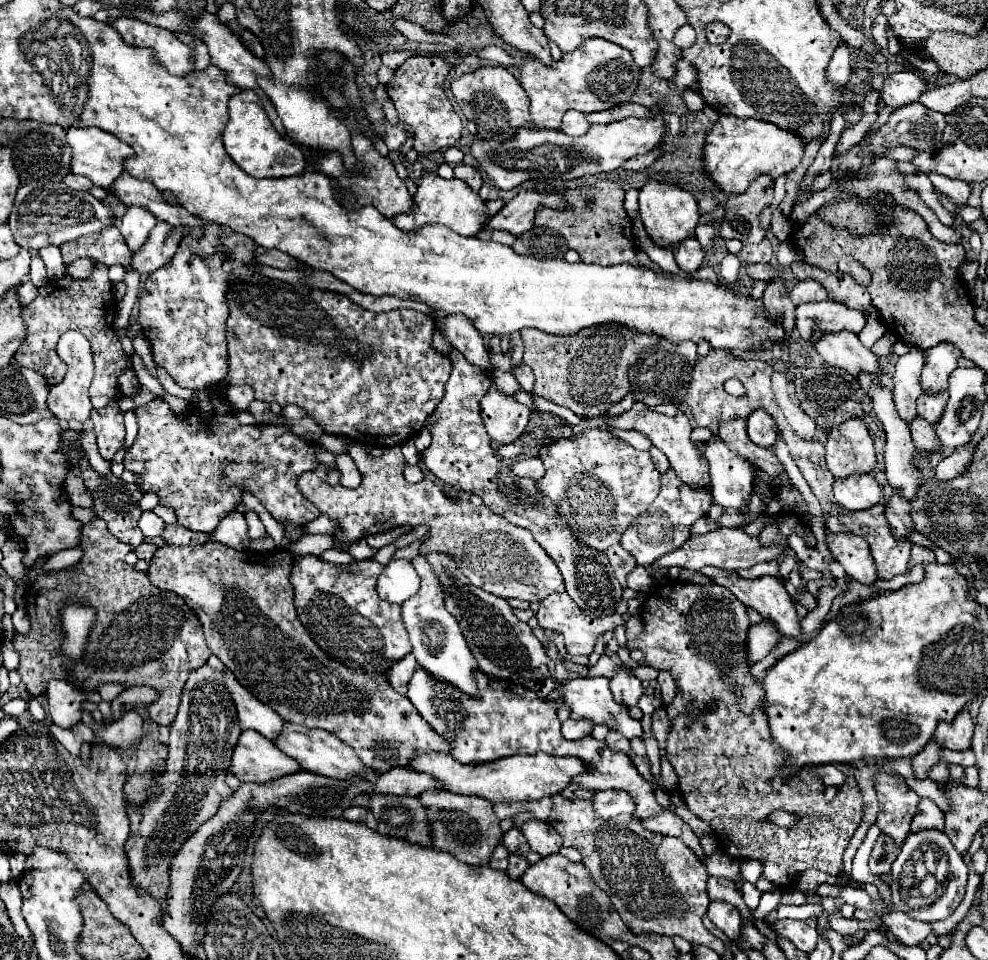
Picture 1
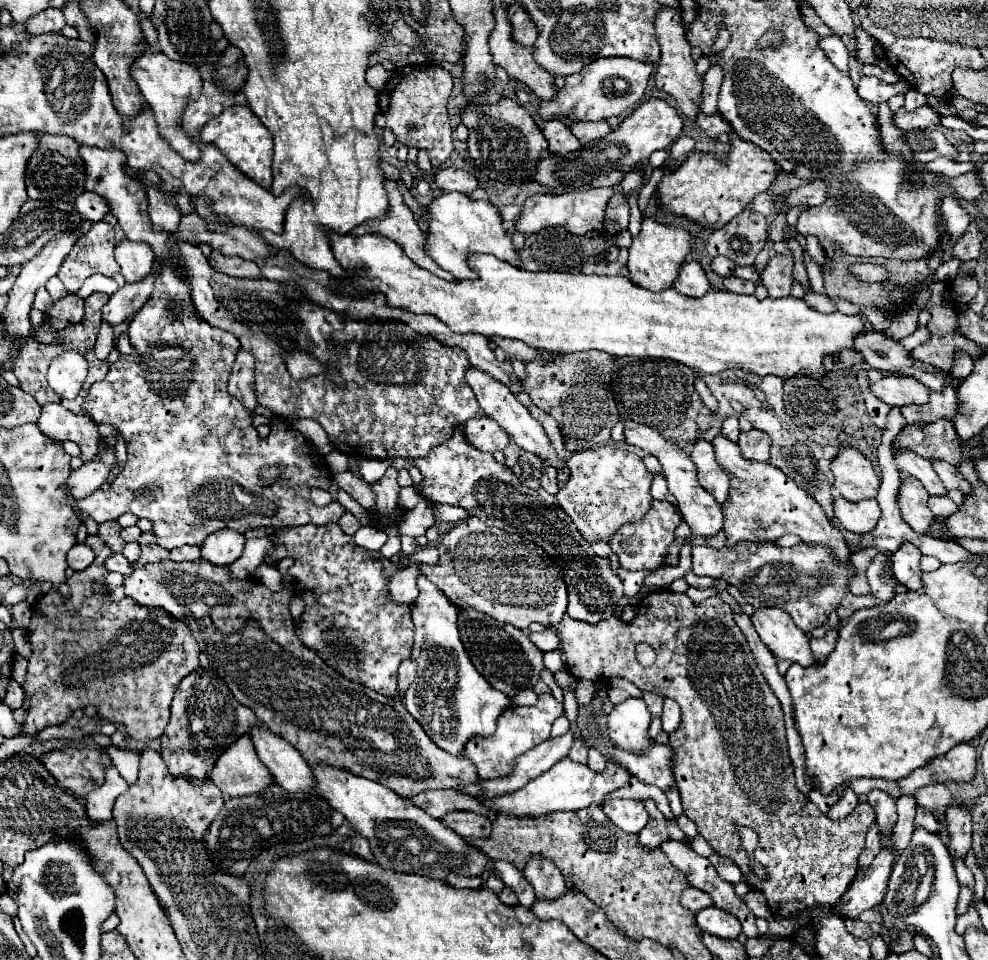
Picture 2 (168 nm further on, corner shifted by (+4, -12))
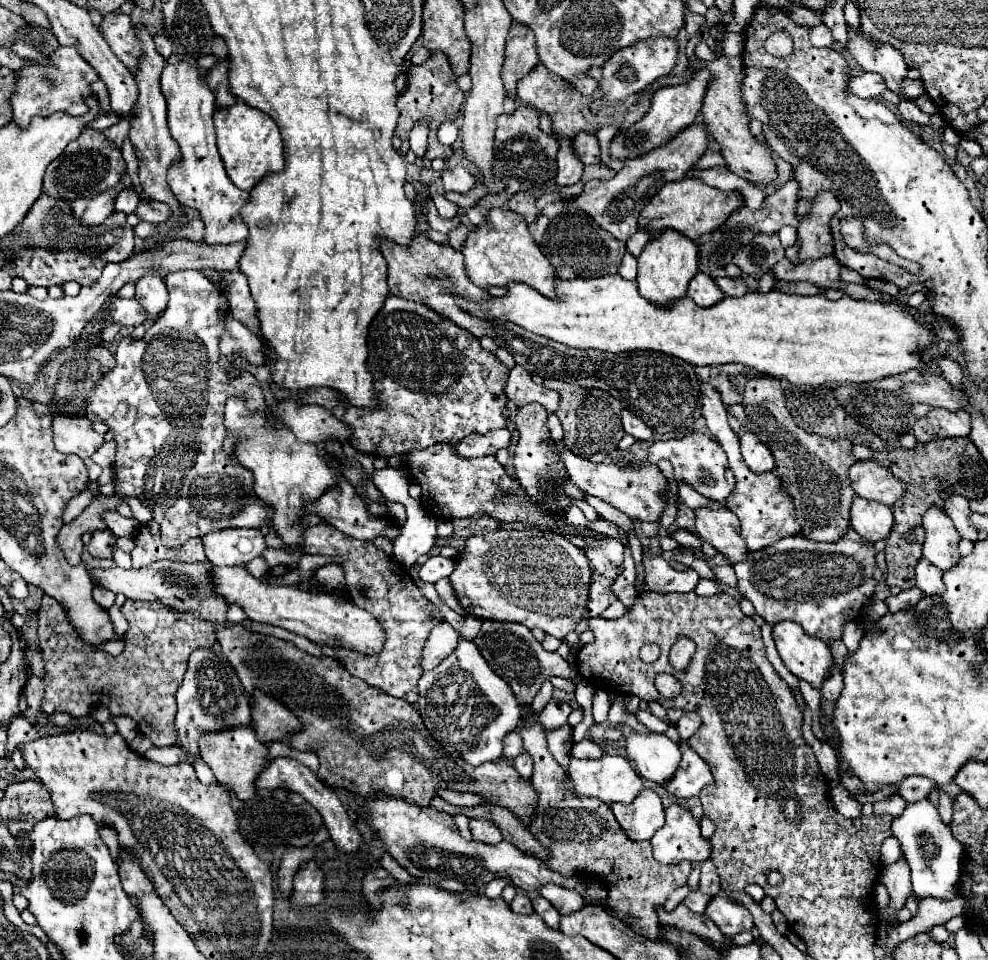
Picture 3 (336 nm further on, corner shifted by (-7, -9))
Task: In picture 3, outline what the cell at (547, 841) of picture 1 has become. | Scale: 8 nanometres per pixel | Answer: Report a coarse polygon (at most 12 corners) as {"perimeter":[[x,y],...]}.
{"perimeter":[[546,884],[540,896],[560,912],[578,912],[584,900],[574,890]]}

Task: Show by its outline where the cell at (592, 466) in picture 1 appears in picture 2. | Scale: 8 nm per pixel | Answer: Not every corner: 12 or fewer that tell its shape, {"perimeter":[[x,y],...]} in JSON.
{"perimeter":[[615,445],[577,451],[555,495],[583,539],[649,511],[653,473]]}

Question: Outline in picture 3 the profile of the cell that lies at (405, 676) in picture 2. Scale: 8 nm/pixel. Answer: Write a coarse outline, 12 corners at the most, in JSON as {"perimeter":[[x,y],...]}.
{"perimeter":[[448,622],[438,624],[422,654],[422,670],[448,658],[458,634]]}

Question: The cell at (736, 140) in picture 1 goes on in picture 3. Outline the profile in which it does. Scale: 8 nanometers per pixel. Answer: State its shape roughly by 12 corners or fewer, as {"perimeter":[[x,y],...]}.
{"perimeter":[[698,178],[664,188],[640,212],[650,240],[668,228],[690,240],[744,200]]}

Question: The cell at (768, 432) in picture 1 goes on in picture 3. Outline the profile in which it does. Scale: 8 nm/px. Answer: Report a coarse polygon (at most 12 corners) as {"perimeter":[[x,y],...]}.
{"perimeter":[[752,432],[740,438],[752,472],[774,470],[772,452]]}

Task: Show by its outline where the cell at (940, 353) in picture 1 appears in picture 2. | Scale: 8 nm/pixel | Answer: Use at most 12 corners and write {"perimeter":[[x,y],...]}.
{"perimeter":[[957,389],[931,391],[929,403],[901,407],[907,423],[953,419]]}

